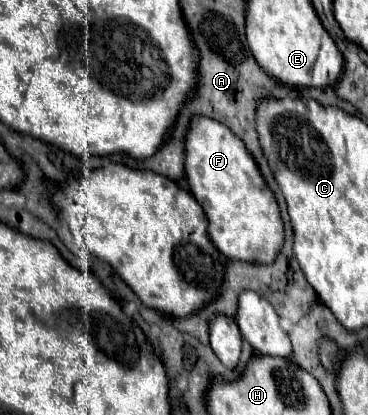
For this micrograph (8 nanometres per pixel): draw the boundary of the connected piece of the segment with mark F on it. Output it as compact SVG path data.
M198 116L186 134L186 178L210 220L210 240L230 260L272 264L284 244L284 222L274 192L244 142L220 122Z

